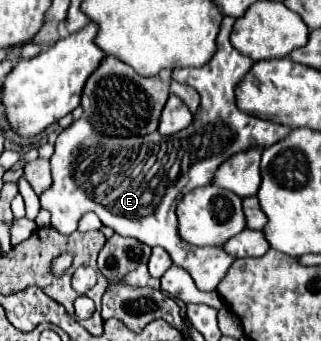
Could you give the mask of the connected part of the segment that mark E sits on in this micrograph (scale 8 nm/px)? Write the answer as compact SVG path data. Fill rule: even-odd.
M225 17L217 35L217 51L209 63L199 69L175 69L173 79L191 85L201 95L201 105L193 117L193 123L169 137L151 133L145 137L101 137L89 129L89 121L83 117L63 129L55 141L55 153L51 157L53 185L39 197L41 207L51 213L51 225L71 235L77 229L77 221L83 213L93 211L99 215L105 227L111 227L123 237L133 237L151 247L163 247L177 267L183 267L193 277L199 291L215 291L219 281L235 257L227 255L223 247L197 249L185 245L177 237L175 207L181 197L195 189L209 185L217 165L231 155L245 151L253 145L269 147L285 139L291 129L271 121L263 121L253 115L245 115L235 105L235 85L251 69L253 61L237 53L229 43L229 33L235 19Z

